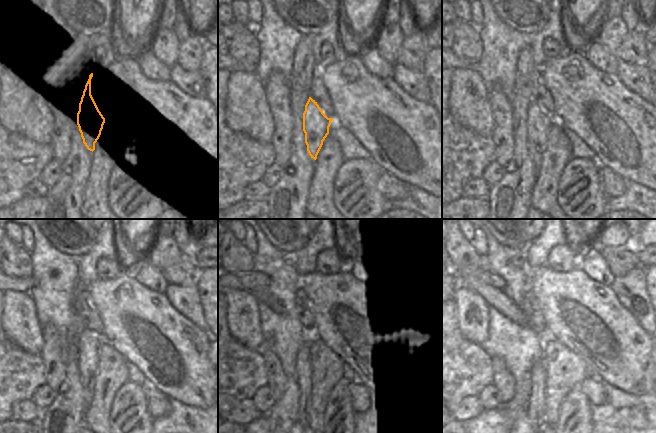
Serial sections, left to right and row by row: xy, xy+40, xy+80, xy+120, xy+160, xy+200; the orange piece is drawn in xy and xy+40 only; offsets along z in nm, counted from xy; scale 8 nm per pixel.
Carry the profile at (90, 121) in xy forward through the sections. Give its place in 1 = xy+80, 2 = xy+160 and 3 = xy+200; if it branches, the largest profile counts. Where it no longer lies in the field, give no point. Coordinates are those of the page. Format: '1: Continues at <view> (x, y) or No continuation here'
1: Continues at xy+80 (538, 121)
2: Continues at xy+160 (304, 370)
3: Continues at xy+200 (535, 411)

